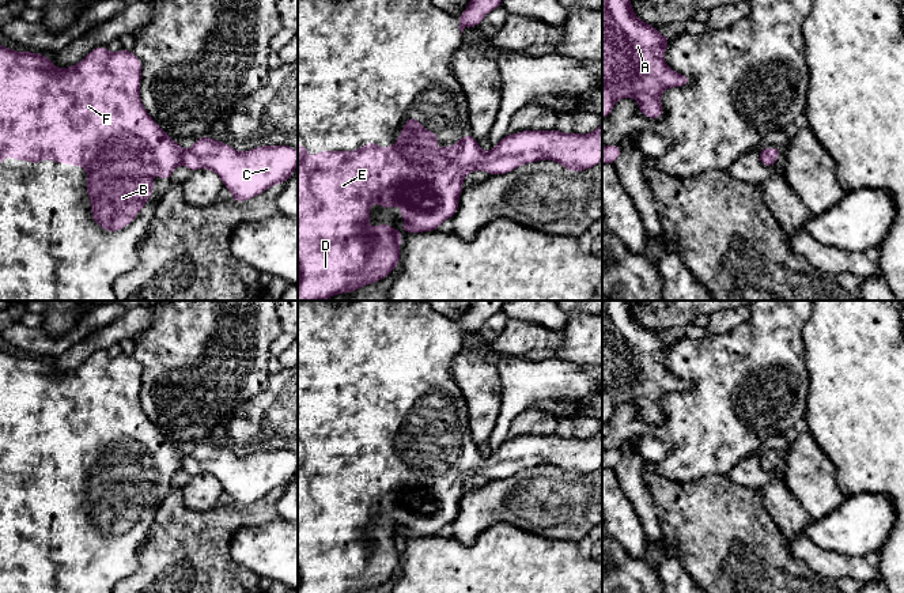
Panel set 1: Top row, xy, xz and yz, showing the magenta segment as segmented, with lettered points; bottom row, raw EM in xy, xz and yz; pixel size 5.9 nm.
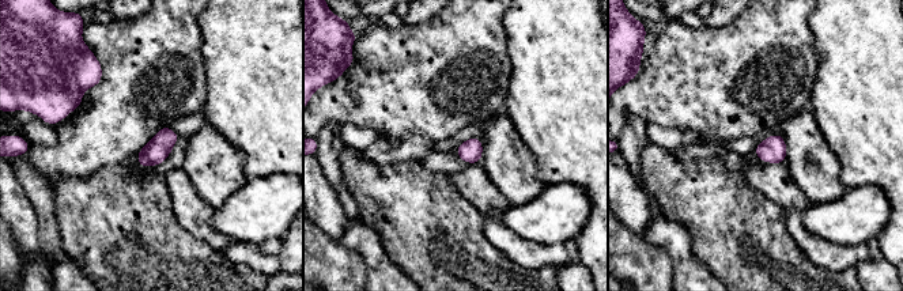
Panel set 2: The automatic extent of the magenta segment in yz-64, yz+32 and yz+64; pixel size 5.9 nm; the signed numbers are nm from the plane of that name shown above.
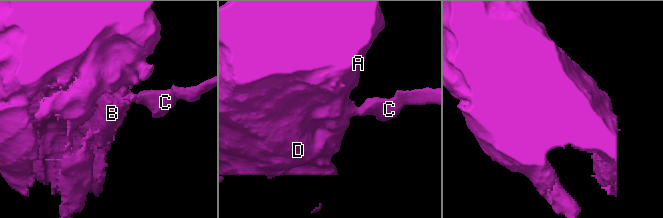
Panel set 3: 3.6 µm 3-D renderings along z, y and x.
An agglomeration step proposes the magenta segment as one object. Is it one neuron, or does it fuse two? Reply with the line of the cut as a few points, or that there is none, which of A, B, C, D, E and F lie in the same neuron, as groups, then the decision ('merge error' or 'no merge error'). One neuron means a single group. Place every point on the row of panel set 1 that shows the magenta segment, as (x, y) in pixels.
no cut | A B C D E F | no merge error

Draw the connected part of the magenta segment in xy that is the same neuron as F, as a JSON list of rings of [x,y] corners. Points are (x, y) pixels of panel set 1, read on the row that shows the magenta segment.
[[[0,45],[0,163],[5,155],[10,154],[12,160],[26,159],[33,165],[39,163],[44,159],[53,159],[56,165],[64,162],[71,166],[84,166],[87,170],[87,196],[91,200],[91,218],[102,227],[103,231],[120,231],[126,224],[132,223],[137,214],[141,212],[143,205],[152,197],[152,188],[155,185],[152,180],[152,170],[156,169],[159,177],[164,182],[170,182],[173,170],[181,163],[190,171],[198,169],[209,169],[215,171],[223,181],[224,188],[232,193],[232,200],[242,203],[253,199],[254,196],[265,192],[271,186],[281,182],[288,182],[292,177],[292,171],[298,166],[298,151],[285,144],[277,146],[260,146],[246,152],[238,152],[232,146],[213,140],[208,136],[198,137],[194,146],[184,151],[181,144],[175,143],[147,113],[140,101],[140,80],[141,80],[141,60],[131,50],[120,49],[116,54],[111,54],[106,46],[97,46],[76,65],[58,69],[54,67],[52,58],[46,58],[44,53],[33,52],[15,52],[10,48]]]

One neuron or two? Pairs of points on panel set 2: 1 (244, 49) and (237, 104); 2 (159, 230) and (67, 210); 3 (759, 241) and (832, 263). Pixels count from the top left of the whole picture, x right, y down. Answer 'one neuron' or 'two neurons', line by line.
1: one neuron
2: one neuron
3: two neurons

